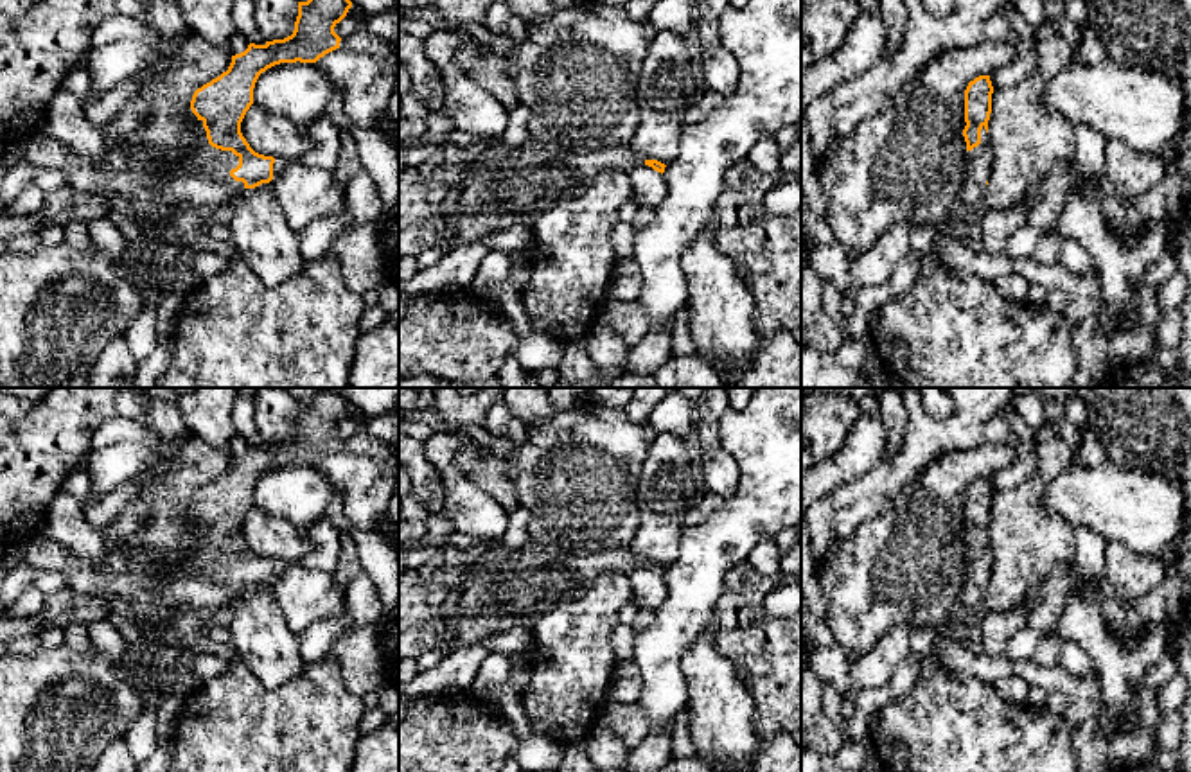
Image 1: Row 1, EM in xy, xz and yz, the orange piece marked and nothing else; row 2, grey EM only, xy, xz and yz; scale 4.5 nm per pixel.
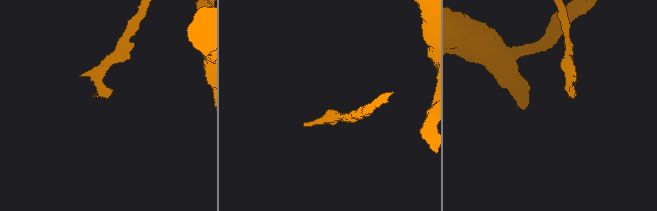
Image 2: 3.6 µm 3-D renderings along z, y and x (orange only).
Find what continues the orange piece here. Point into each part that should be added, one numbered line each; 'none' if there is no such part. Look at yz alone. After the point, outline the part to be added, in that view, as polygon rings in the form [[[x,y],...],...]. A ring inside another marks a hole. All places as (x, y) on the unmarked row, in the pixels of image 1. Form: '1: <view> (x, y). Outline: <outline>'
1: yz (979, 561). Outline: [[[981,531],[981,546],[966,553],[966,578],[963,583],[961,607],[968,616],[983,618],[986,614],[984,591],[992,575],[993,553],[990,537]]]

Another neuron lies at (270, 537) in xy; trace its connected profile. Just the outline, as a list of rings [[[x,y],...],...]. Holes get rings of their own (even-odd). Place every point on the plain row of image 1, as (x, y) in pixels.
[[[251,506],[241,524],[250,549],[264,558],[298,564],[313,548],[307,530]]]

